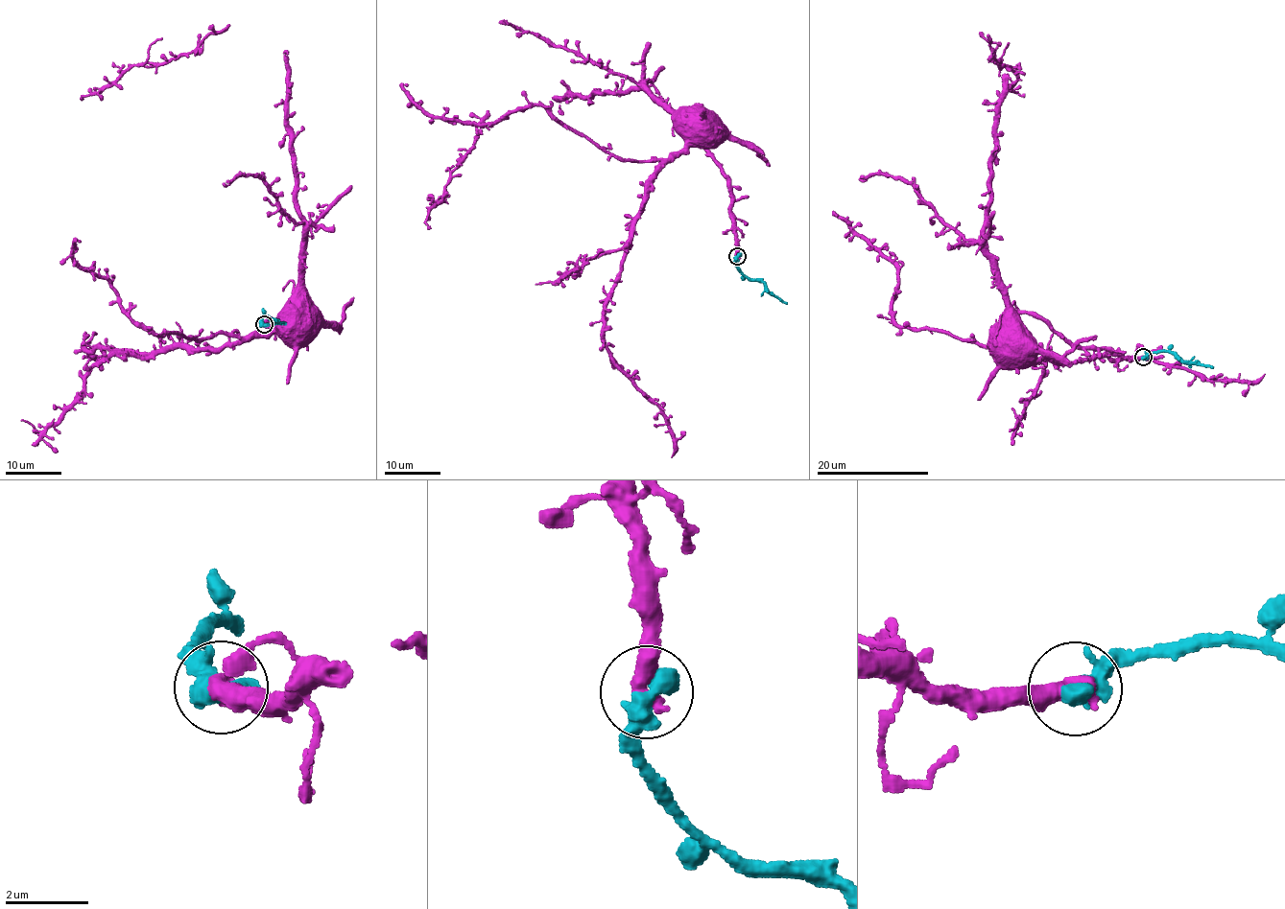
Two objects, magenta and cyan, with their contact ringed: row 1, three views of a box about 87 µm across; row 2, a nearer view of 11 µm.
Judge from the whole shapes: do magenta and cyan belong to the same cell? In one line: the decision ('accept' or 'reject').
reject

